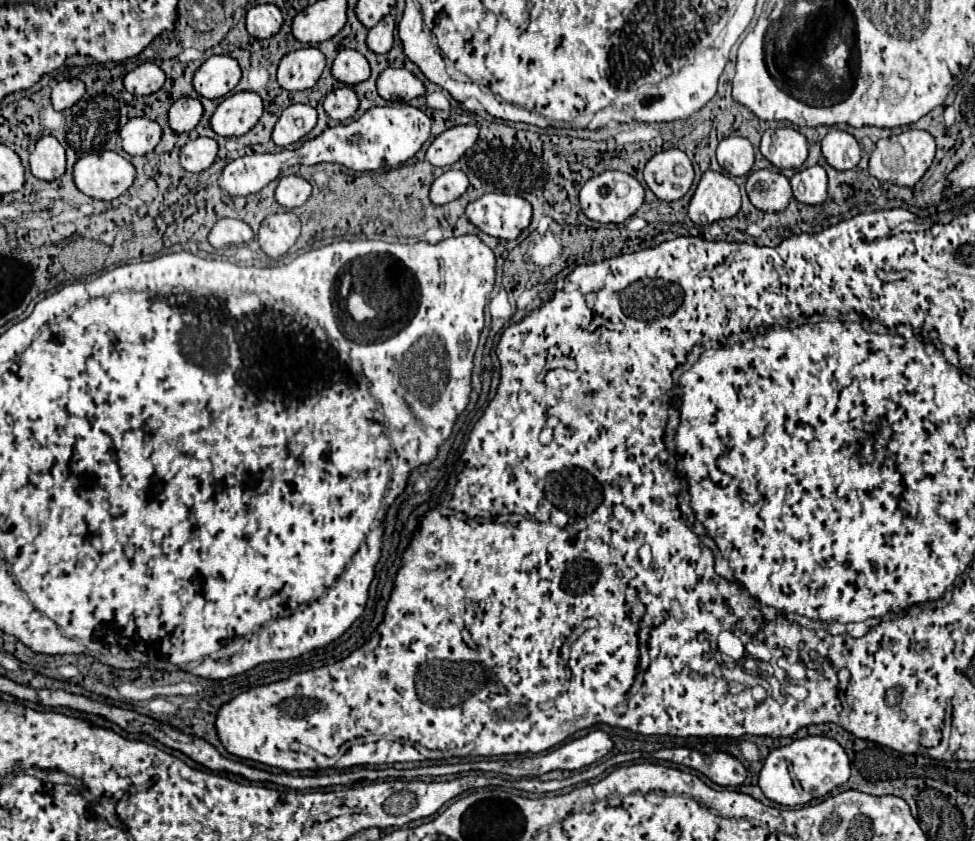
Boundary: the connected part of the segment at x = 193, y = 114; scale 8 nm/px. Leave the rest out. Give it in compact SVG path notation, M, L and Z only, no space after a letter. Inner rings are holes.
M181 97L169 109L169 127L177 133L187 133L201 121L201 103L191 97Z

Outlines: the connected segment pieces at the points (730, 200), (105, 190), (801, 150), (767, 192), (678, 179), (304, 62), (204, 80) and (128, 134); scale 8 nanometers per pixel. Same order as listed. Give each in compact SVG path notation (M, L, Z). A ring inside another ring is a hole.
M705 171L689 203L689 219L695 225L711 225L735 217L741 209L741 195L735 181L727 175Z
M115 151L93 153L75 165L75 185L89 197L111 201L125 193L135 179L133 163Z
M767 129L761 139L761 153L779 169L799 169L807 159L807 139L795 129Z
M769 169L753 171L745 183L749 201L767 213L785 211L793 193L785 175L773 173Z
M667 149L651 157L643 175L649 189L661 201L677 201L691 189L695 171L691 159L683 151Z
M305 47L287 53L277 71L277 81L287 91L311 89L325 69L325 55L315 47Z
M213 55L197 69L193 77L193 87L199 95L207 99L221 99L235 89L239 79L241 69L233 57Z
M135 117L121 129L121 147L129 155L147 155L151 153L161 139L161 127L157 121Z

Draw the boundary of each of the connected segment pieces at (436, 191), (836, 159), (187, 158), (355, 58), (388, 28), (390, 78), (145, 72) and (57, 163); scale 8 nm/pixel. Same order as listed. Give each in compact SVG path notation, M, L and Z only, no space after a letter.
M449 169L447 173L443 173L433 181L429 197L435 205L445 205L459 199L467 191L467 187L469 187L469 179L465 177L465 173L457 169Z
M839 129L829 131L825 135L825 139L821 141L821 147L823 147L825 161L837 171L849 171L849 169L857 167L861 155L863 155L855 137L849 135L847 131L839 131Z
M197 137L197 139L191 139L181 149L179 161L187 171L199 173L199 171L205 171L205 169L209 169L213 165L213 161L217 157L217 151L219 151L219 145L217 145L215 139Z
M345 49L337 55L337 59L333 61L333 69L331 69L333 77L345 85L357 85L365 79L369 79L371 69L367 59L353 51L353 49Z
M391 15L383 17L373 29L369 29L367 35L367 47L373 53L381 53L387 55L393 47L393 31L395 31L395 21Z
M387 67L377 79L379 95L387 101L403 101L409 103L415 97L425 95L425 85L407 69Z
M143 63L125 75L125 89L133 95L157 93L165 83L165 73L155 63Z
M51 135L41 137L31 151L31 173L43 181L57 181L63 177L65 165L67 159L61 143Z

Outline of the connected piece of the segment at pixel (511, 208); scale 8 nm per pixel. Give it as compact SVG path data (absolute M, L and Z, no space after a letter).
M485 193L467 207L469 221L499 239L517 239L531 223L531 203L519 195Z

